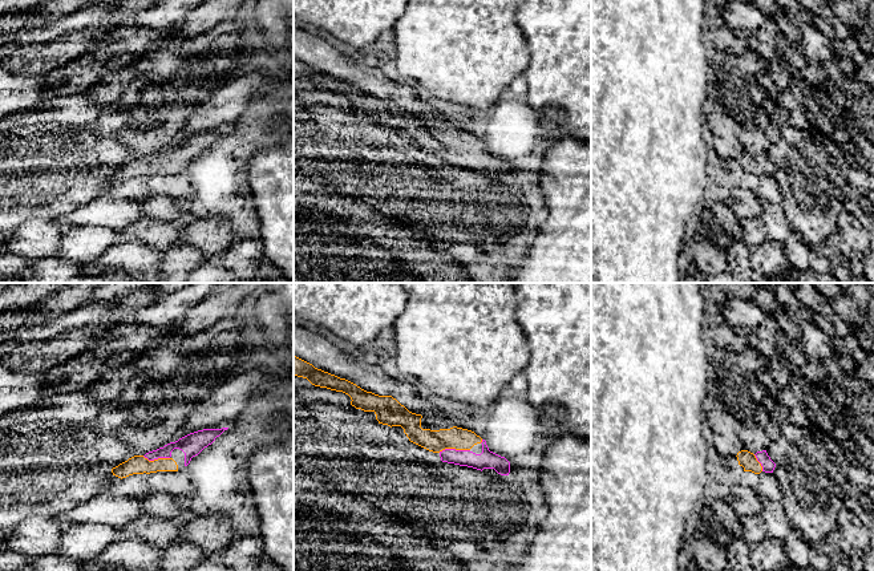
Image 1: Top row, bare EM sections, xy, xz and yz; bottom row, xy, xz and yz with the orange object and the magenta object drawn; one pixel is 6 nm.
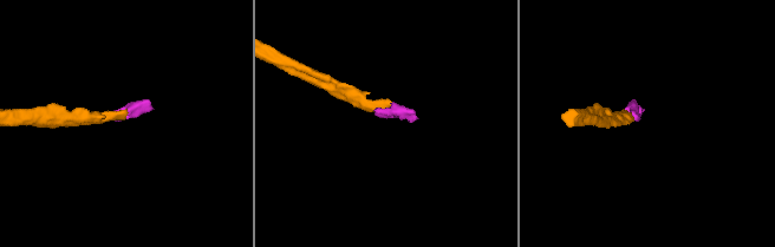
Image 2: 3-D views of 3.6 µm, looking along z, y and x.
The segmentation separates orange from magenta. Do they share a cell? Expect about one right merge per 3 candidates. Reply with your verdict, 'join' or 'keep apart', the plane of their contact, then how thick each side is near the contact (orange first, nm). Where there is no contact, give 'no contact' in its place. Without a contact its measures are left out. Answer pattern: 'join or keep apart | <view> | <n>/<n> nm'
join | xz | 140/110 nm

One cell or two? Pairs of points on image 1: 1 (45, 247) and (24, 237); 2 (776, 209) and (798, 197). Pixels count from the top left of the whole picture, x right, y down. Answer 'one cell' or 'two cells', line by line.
1: one cell
2: two cells

